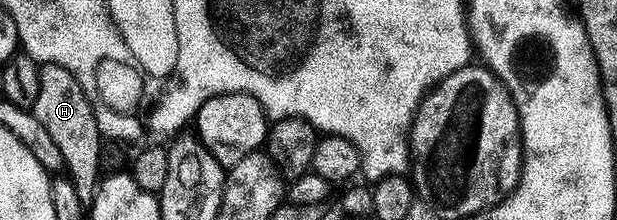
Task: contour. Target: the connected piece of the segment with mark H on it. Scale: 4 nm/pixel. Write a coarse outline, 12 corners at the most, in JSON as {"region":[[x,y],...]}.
{"region":[[43,63],[33,115],[84,201],[100,182],[98,118],[68,69]]}

